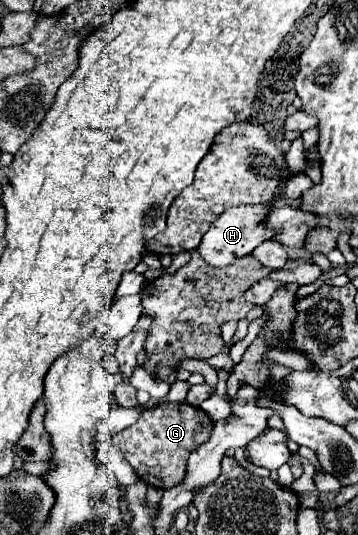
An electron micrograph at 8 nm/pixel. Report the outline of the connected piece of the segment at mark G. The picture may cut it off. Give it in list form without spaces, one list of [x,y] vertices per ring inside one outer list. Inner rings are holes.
[[[161,402],[155,408],[141,412],[133,426],[117,432],[113,444],[125,454],[141,480],[155,488],[171,488],[183,480],[189,454],[209,440],[211,428],[213,420],[209,420],[201,408],[183,402]]]

